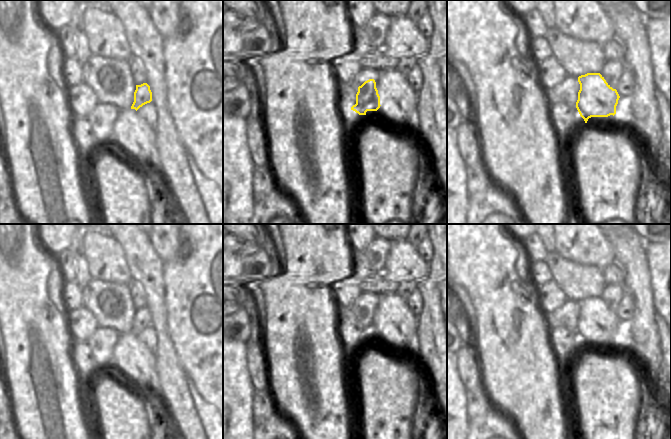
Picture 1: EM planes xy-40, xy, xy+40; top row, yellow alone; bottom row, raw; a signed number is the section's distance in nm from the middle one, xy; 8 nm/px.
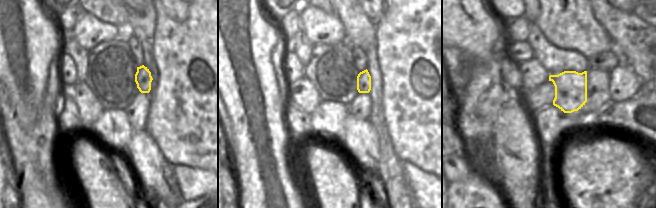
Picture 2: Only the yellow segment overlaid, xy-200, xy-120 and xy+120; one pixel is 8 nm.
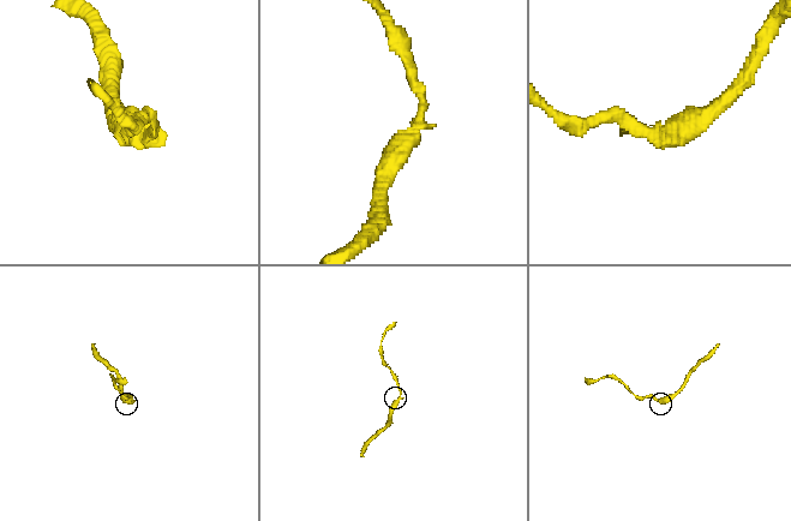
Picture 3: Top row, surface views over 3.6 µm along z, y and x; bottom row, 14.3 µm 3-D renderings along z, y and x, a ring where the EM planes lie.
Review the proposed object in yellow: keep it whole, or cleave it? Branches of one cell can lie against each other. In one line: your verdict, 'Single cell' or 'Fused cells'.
Fused cells

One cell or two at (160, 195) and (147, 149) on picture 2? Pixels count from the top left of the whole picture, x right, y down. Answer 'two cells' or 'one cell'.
one cell

